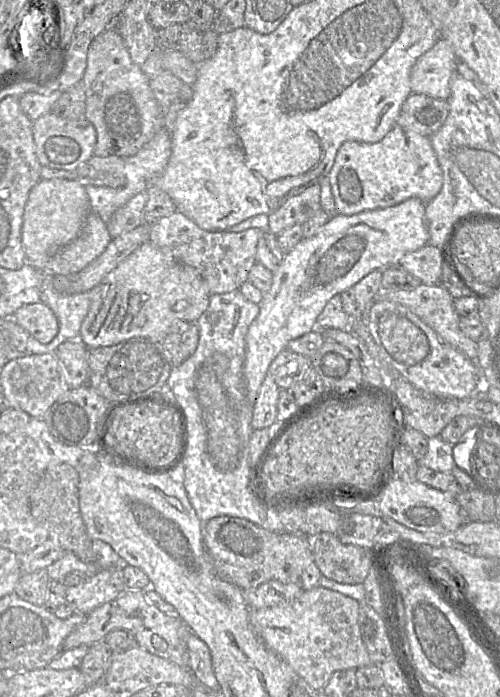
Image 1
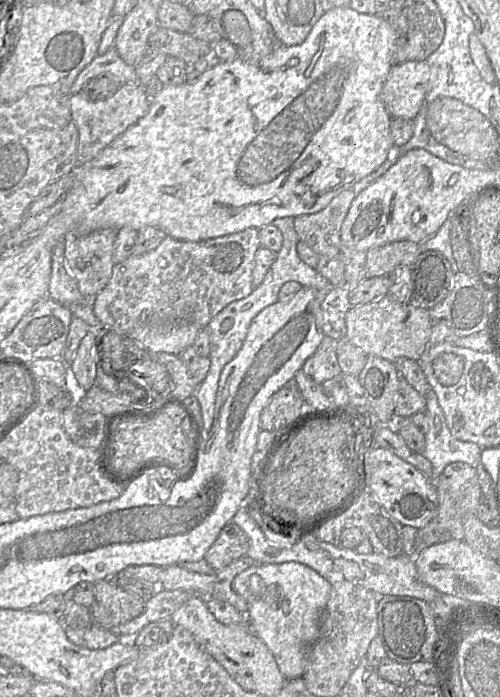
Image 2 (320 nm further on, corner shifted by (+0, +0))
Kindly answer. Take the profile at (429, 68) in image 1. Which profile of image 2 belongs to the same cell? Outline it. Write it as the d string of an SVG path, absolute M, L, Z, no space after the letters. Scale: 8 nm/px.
M406 61L391 67L379 95L391 118L416 117L429 91L430 77L427 61Z

